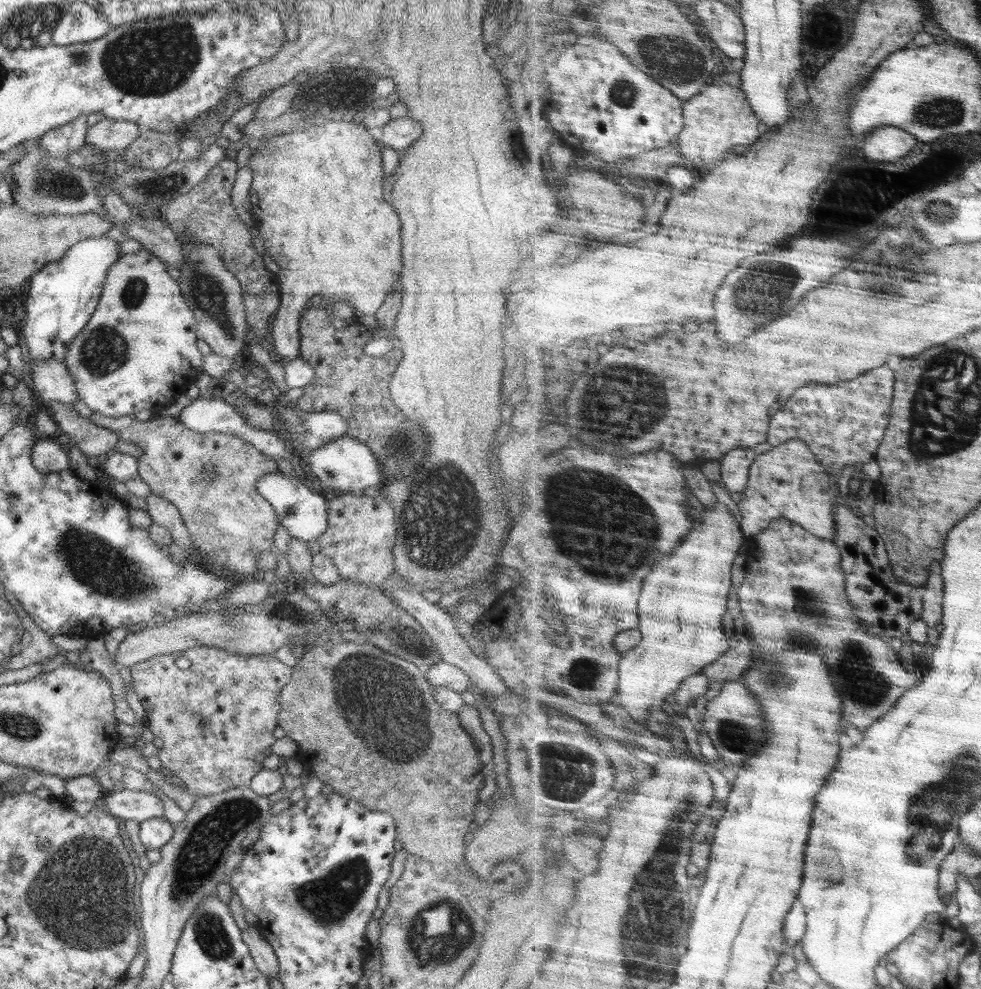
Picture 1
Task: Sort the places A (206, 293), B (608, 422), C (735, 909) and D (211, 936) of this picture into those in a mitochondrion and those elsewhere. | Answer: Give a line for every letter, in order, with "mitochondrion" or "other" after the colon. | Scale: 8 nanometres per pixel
A: mitochondrion
B: mitochondrion
C: other
D: mitochondrion

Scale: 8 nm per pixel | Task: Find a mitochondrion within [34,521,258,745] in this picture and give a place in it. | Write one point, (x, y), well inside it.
(112, 575)

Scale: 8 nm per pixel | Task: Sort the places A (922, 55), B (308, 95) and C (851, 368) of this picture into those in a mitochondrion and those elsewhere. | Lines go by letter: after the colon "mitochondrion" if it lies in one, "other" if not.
A: other
B: other
C: other

